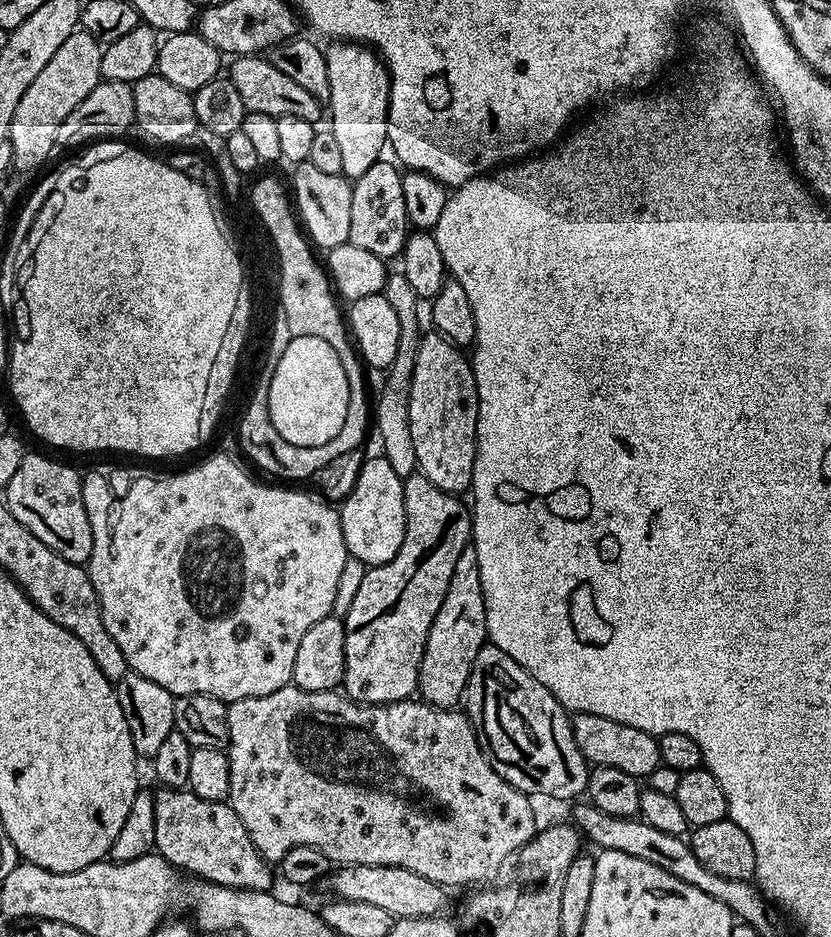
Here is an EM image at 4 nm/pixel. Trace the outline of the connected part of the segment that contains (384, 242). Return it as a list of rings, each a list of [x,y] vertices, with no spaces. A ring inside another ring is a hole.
[[[377,160],[374,166],[370,166],[370,170],[366,170],[366,174],[359,176],[353,183],[348,235],[349,244],[358,246],[358,250],[366,250],[369,254],[378,254],[378,258],[385,262],[395,261],[399,257],[410,231],[406,218],[406,201],[402,194],[402,172],[389,160]]]

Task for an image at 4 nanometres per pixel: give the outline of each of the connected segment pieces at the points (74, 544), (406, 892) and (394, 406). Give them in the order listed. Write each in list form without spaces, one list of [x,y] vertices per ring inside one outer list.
[[[29,451],[18,465],[14,478],[10,478],[6,489],[8,509],[50,550],[62,554],[75,564],[87,565],[94,538],[90,530],[90,518],[86,518],[86,506],[82,504],[82,476],[68,464],[60,460],[51,460],[40,452]]]
[[[341,864],[333,867],[332,871],[324,877],[322,887],[329,892],[327,894],[329,897],[350,902],[367,902],[369,906],[390,910],[393,918],[439,916],[445,911],[445,889],[441,885],[430,882],[430,878],[422,878],[422,874],[414,874],[414,870],[406,870],[403,866]]]
[[[394,270],[389,273],[387,281],[384,283],[382,295],[390,303],[390,306],[393,307],[398,317],[398,351],[394,356],[394,362],[385,373],[386,380],[377,402],[375,399],[372,416],[375,428],[376,426],[378,428],[378,434],[382,444],[382,448],[380,448],[382,455],[386,457],[387,462],[393,467],[394,472],[401,479],[404,479],[417,471],[414,442],[411,441],[410,437],[409,388],[414,370],[414,358],[417,357],[420,337],[422,335],[422,327],[420,328],[420,318],[418,316],[420,301],[414,290],[411,289],[410,282],[407,281],[406,276],[399,270]]]

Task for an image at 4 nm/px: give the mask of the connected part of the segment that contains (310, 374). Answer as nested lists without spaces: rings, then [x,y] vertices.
[[[296,340],[288,352],[284,352],[284,360],[280,360],[280,372],[276,372],[276,380],[272,380],[272,413],[268,421],[286,438],[286,442],[294,446],[322,446],[330,442],[342,430],[346,422],[348,409],[348,384],[344,384],[344,372],[340,372],[340,364],[336,364],[336,356],[332,356],[332,348],[328,344],[320,344],[320,340]]]

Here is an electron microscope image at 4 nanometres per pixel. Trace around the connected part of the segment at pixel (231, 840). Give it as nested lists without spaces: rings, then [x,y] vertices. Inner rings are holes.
[[[163,786],[157,789],[154,792],[155,851],[166,858],[166,862],[218,886],[245,892],[266,892],[273,887],[273,865],[264,860],[254,842],[250,842],[250,834],[246,834],[246,826],[242,826],[242,818],[234,814],[231,804],[198,798],[198,794],[190,790]]]

